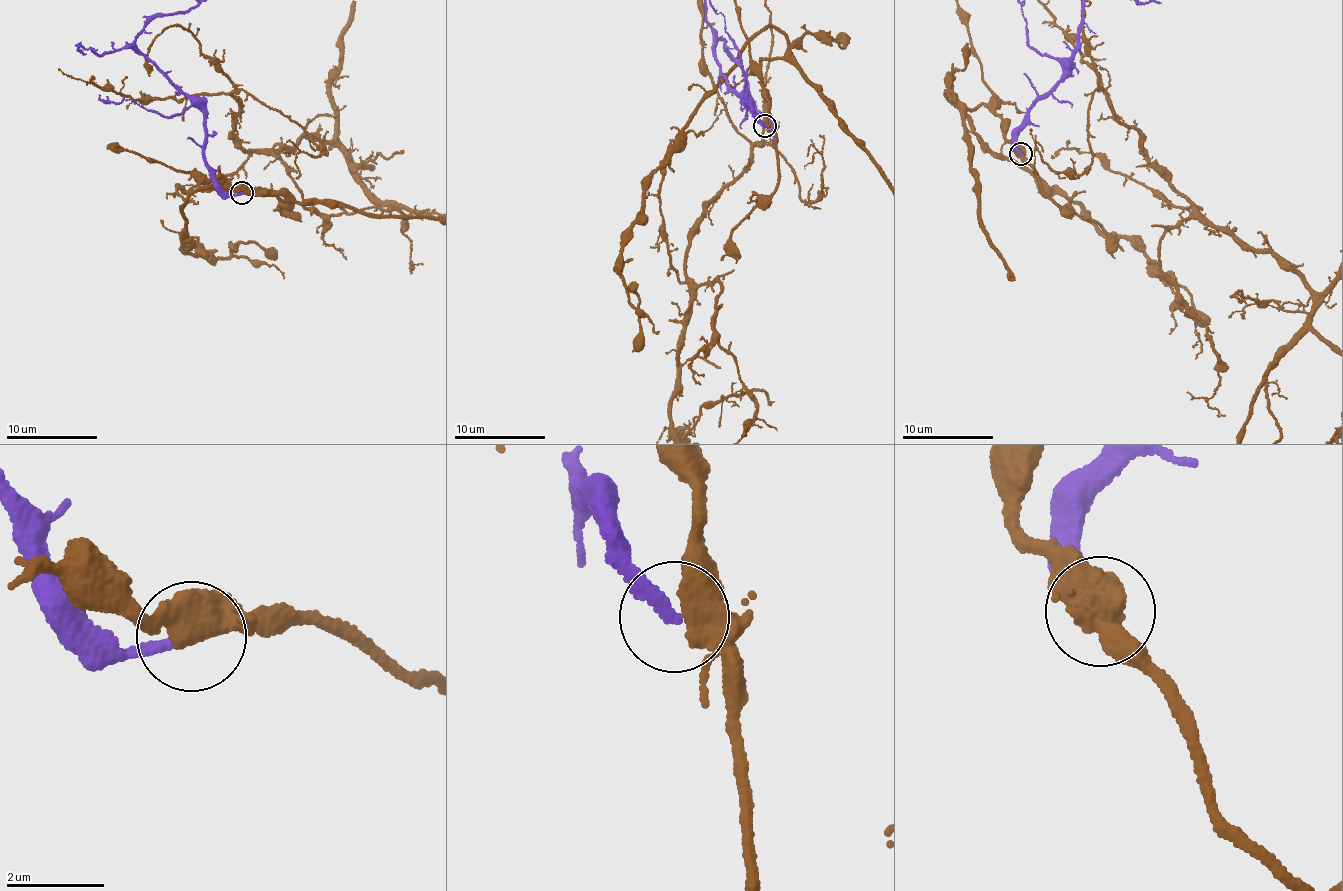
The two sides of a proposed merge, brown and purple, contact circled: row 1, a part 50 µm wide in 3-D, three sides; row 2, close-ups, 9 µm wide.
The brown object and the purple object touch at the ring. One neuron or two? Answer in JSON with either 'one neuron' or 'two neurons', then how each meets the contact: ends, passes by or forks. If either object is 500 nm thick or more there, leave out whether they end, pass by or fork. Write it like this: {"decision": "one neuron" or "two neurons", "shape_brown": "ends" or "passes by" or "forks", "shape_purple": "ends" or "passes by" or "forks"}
{"decision": "two neurons", "shape_brown": "forks", "shape_purple": "ends"}

